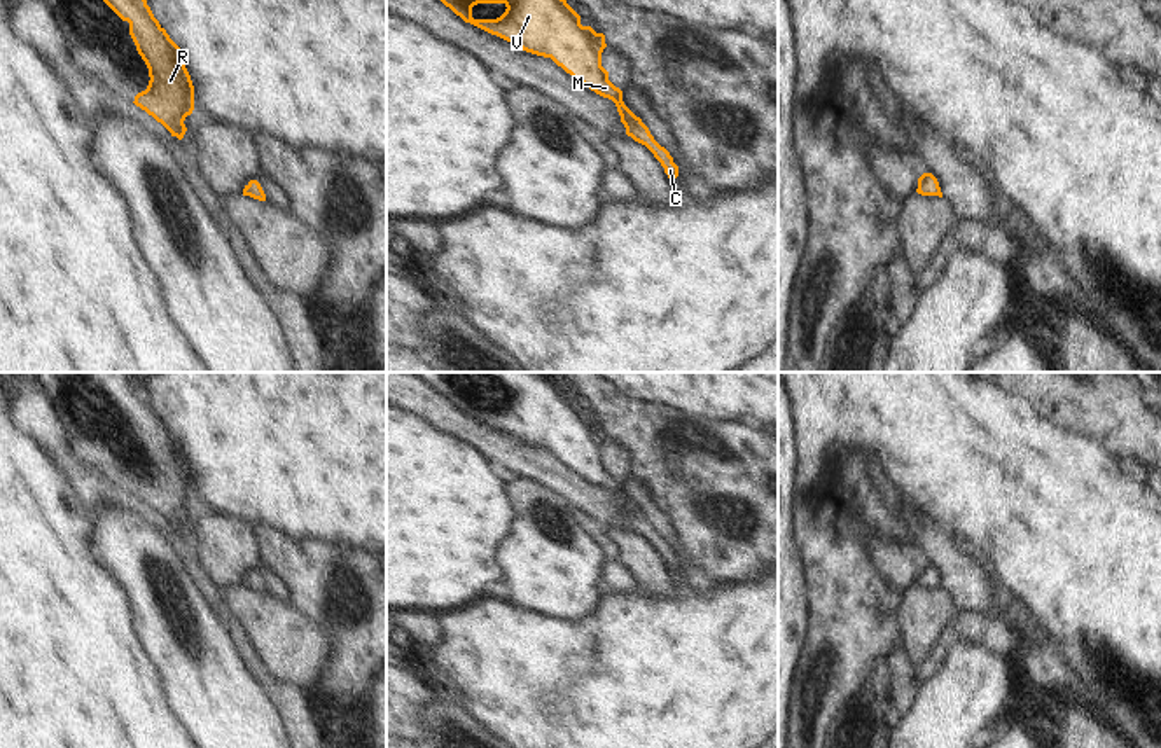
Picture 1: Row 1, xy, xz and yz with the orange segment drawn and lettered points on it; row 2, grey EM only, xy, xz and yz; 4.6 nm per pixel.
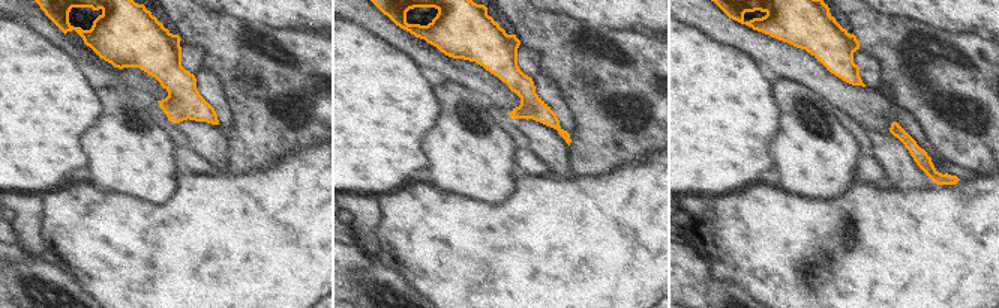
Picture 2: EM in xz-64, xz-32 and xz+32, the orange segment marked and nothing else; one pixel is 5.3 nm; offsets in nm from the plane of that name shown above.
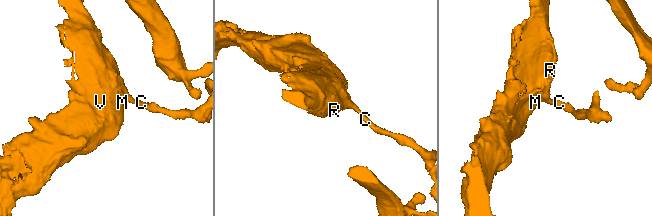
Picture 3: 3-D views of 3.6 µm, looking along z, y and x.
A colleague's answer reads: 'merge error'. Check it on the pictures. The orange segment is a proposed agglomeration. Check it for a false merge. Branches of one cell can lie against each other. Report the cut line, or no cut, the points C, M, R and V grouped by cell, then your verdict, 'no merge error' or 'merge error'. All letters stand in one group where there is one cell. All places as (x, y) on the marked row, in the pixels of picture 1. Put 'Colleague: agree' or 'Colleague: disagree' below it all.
no cut | C M R V | no merge error
Colleague: disagree

